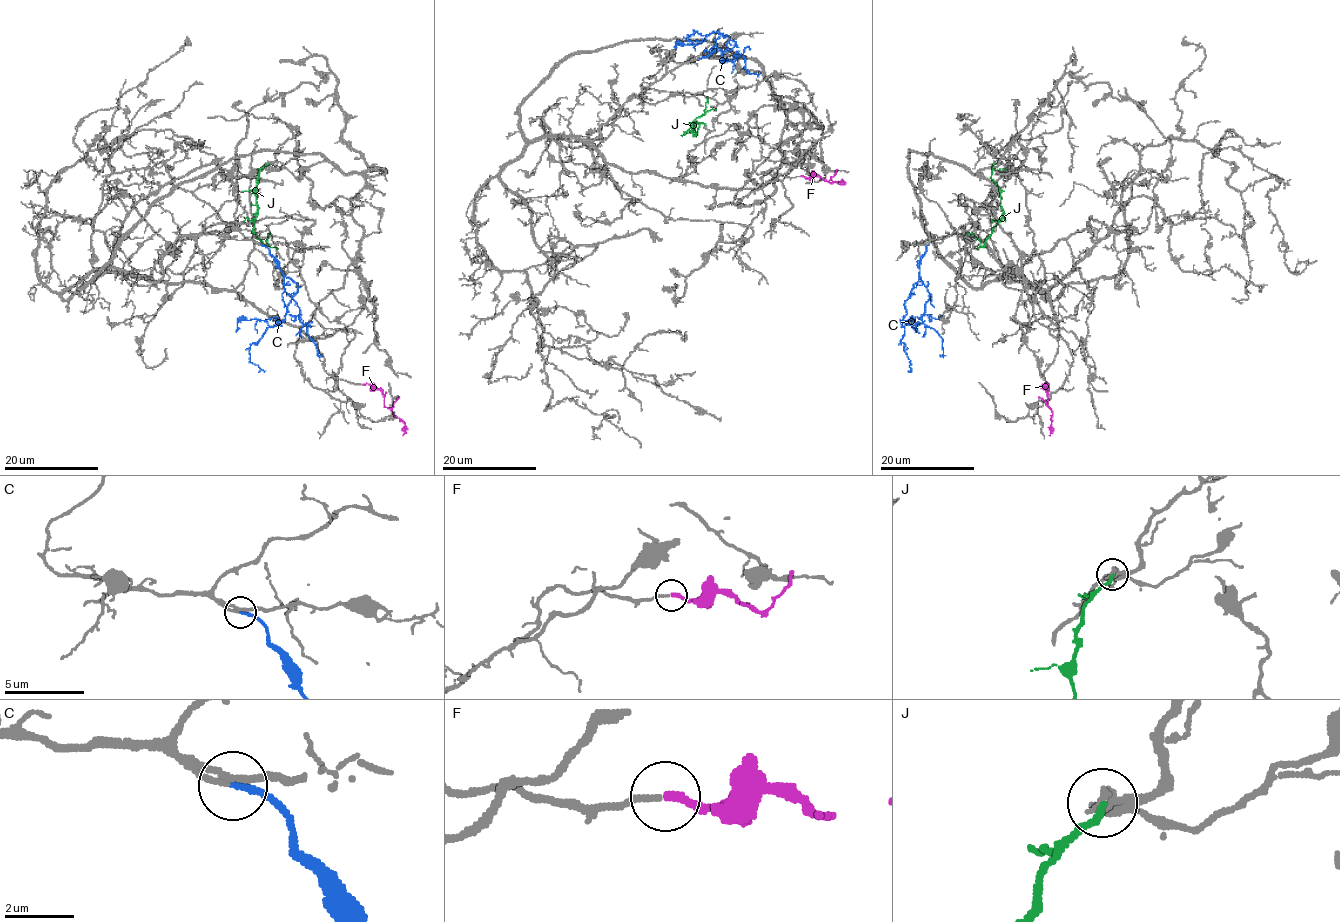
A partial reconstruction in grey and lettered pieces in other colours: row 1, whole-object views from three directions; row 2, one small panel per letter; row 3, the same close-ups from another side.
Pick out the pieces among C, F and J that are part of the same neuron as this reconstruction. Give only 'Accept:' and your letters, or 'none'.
Accept: C, F

